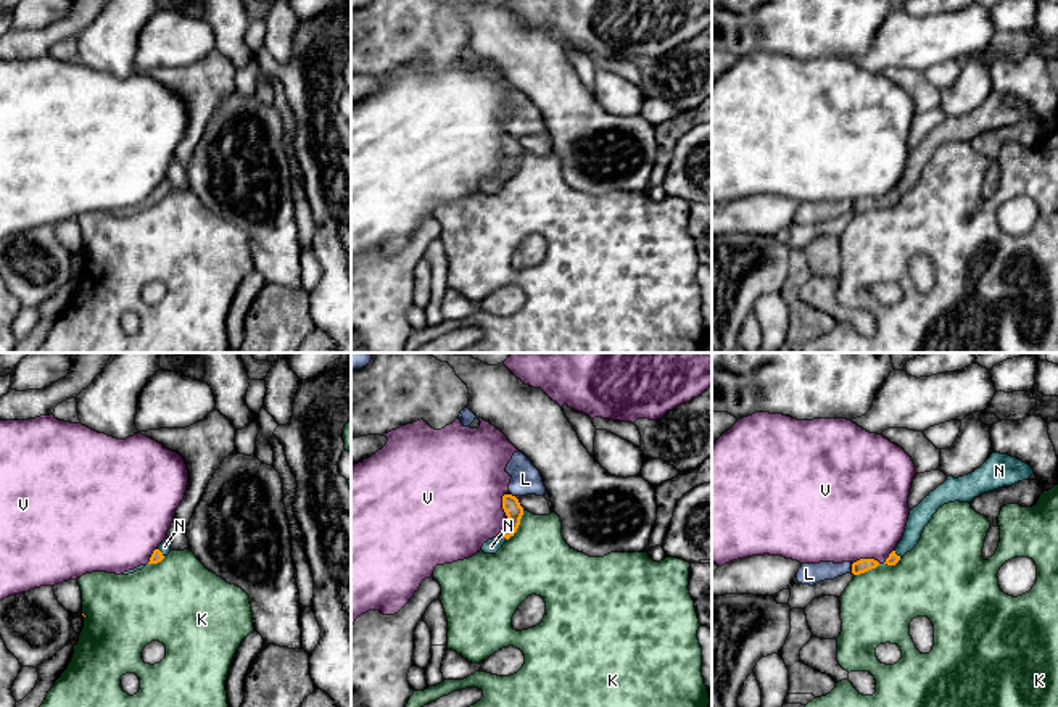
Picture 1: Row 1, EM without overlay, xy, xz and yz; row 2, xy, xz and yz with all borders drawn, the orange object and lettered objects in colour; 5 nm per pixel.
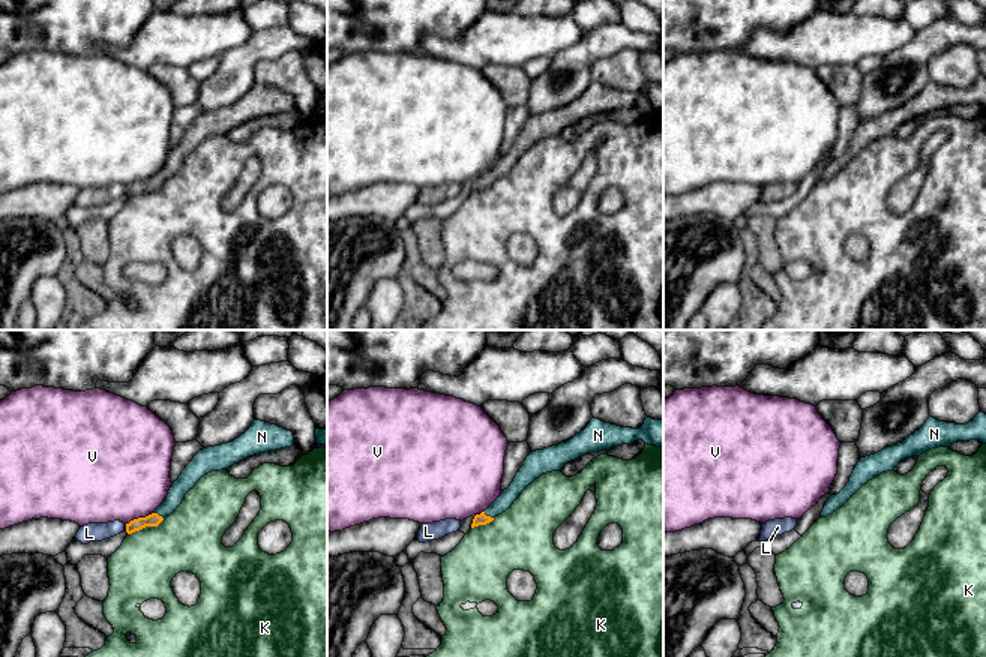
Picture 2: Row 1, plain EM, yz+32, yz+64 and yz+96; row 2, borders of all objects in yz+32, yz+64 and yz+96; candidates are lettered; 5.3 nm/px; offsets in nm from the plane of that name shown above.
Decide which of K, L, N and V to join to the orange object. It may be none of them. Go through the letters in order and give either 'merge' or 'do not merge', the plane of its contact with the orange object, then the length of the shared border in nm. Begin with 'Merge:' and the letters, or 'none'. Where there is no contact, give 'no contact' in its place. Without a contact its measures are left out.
Merge: N
K: do not merge; meets orange in xz; contact 170 nm long
L: do not merge; meets orange in yz; contact 40 nm long
N: merge; meets orange in xz; contact 50 nm long
V: do not merge; meets orange in xz; contact 220 nm long

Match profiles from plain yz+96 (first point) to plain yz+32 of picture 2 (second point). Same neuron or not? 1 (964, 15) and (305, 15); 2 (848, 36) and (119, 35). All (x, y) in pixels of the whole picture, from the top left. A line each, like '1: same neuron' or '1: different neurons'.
1: same neuron
2: different neurons

